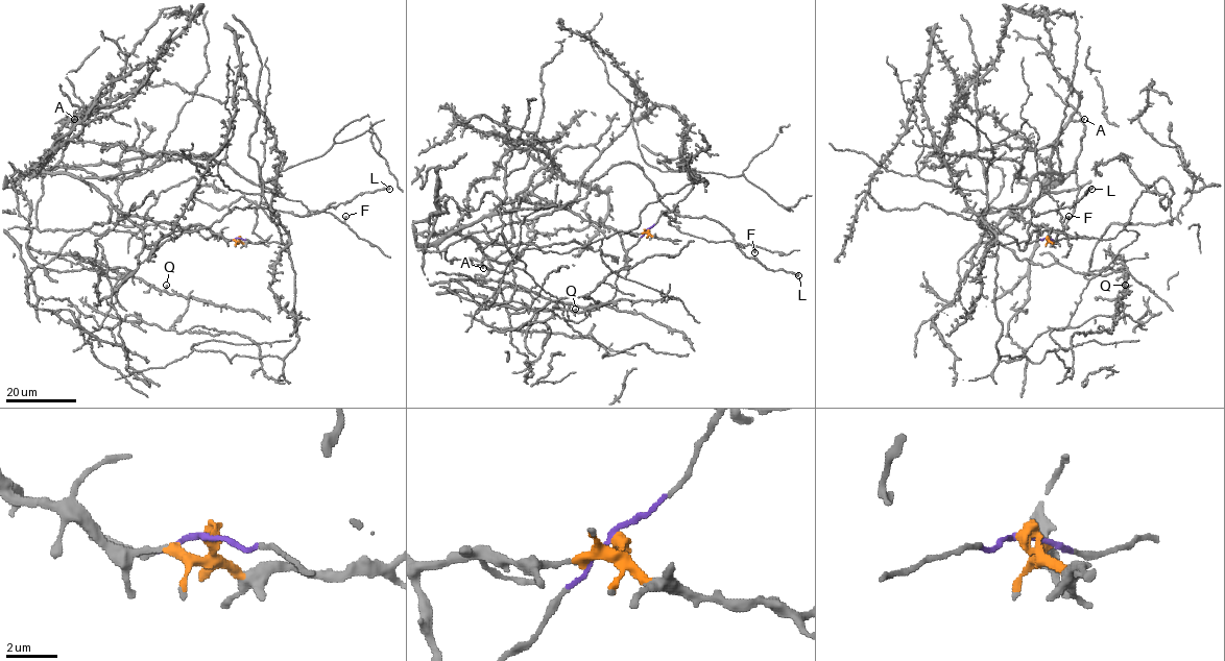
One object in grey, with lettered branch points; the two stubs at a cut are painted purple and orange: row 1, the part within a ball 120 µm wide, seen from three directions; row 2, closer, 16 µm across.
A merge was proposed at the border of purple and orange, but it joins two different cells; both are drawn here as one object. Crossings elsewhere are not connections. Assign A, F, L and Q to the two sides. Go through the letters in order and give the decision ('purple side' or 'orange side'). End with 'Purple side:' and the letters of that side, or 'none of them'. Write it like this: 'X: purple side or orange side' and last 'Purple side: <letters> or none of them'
A: orange side
F: purple side
L: orange side
Q: orange side
Purple side: F

